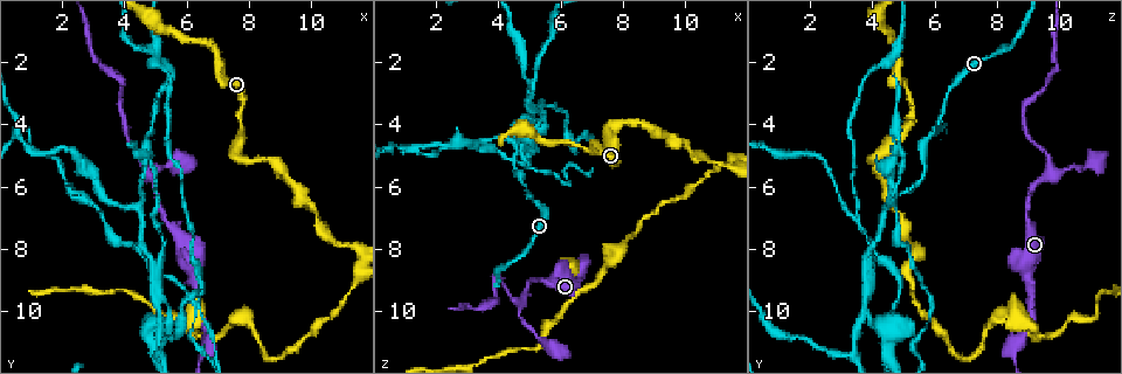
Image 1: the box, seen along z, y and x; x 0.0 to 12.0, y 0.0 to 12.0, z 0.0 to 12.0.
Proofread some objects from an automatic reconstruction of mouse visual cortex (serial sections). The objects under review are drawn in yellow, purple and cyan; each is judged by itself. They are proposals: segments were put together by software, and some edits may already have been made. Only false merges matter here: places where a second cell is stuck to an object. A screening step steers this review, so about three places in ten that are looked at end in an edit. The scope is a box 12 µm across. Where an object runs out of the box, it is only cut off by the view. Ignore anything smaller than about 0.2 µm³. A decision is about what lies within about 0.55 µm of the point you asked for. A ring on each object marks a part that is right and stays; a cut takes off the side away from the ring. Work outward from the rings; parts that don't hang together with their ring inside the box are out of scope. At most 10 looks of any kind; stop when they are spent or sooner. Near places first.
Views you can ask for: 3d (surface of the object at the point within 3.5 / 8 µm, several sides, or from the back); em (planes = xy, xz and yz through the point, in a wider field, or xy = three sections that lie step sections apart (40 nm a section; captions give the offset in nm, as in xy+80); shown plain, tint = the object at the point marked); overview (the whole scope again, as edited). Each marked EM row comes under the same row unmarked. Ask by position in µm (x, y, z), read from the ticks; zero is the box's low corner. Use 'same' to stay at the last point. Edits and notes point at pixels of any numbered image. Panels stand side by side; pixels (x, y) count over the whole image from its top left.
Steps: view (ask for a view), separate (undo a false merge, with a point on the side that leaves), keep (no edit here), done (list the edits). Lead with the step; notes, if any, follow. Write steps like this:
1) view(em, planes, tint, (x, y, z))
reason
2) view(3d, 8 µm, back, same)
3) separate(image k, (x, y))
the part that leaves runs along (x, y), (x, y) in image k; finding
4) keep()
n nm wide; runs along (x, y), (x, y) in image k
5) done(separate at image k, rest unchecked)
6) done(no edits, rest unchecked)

view(3d, 3.5 µm, back, (4.4, 4.8, 9.5))
thick turns thin

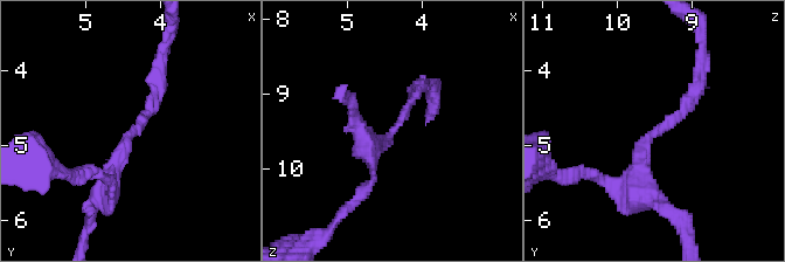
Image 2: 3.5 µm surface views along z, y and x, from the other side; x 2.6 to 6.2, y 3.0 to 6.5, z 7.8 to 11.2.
view(em, xy, step 3, tint, (4.35, 4.80, 9.45))
arms of 150, 300 nm

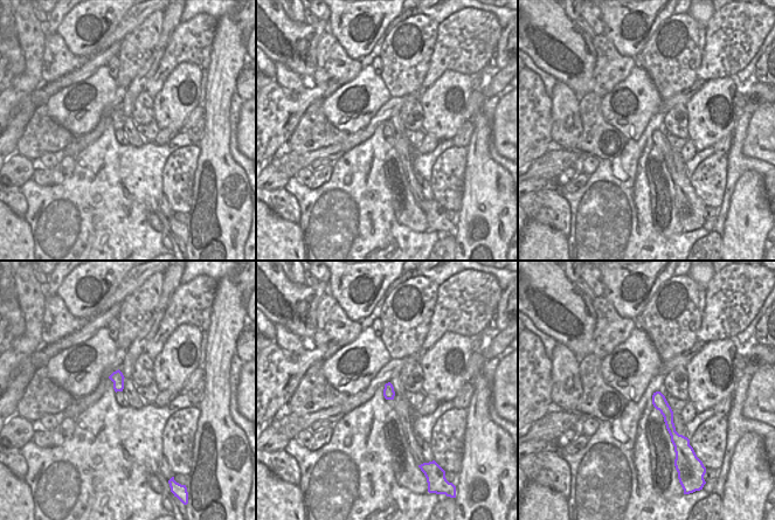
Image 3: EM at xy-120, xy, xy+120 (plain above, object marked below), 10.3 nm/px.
view(em, planes, tint, same)
another direction

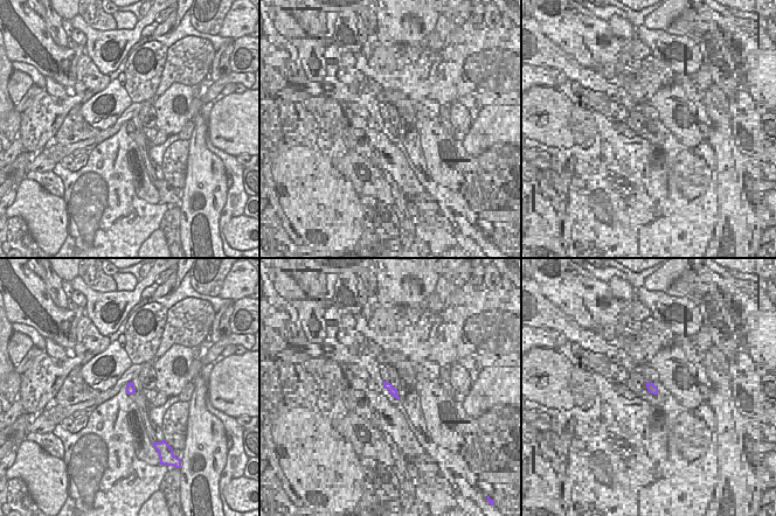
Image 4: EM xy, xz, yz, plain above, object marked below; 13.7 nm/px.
keep()
runs along (102, 193), (160, 75) in image 2; all the same cell

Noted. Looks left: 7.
view(3d, 3.5 µm, back, (4.8, 4.4, 5.7))
sudden change in width

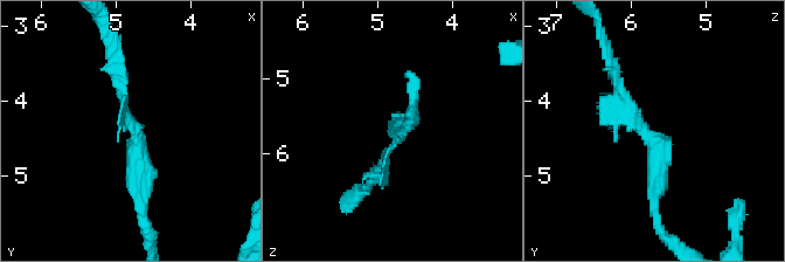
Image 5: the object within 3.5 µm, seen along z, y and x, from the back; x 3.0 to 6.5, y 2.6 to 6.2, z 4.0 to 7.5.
view(em, xy, step 2, tint, (4.75, 4.45, 5.75))
need the tissue

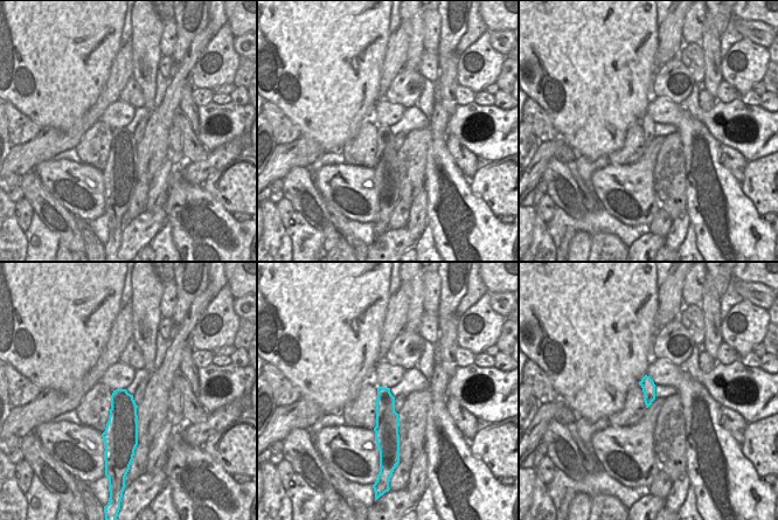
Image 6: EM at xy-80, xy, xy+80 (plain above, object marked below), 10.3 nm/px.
view(em, xy, step 3, tint, same)
another direction

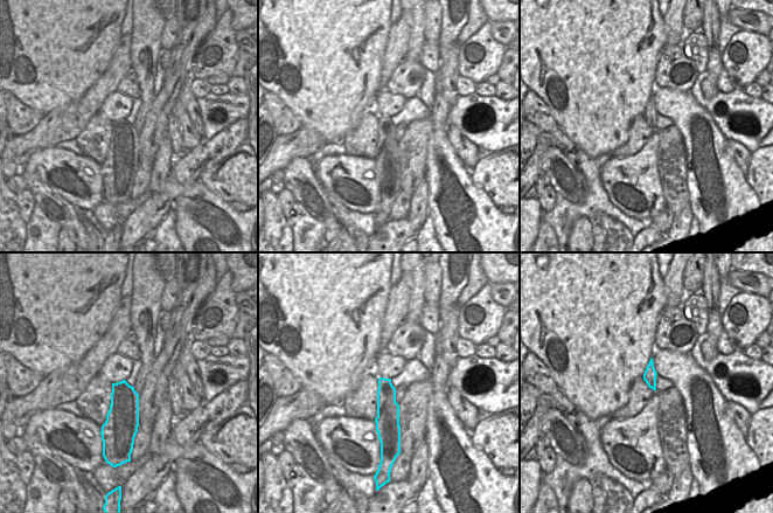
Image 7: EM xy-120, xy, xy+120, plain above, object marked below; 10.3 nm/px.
keep()
runs along (615, 73), (657, 144), (654, 216) in image 5; continuous, no second cell

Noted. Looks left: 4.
view(3d, 3.5 µm, (4.5, 6.6, 4.6))
abrupt turn

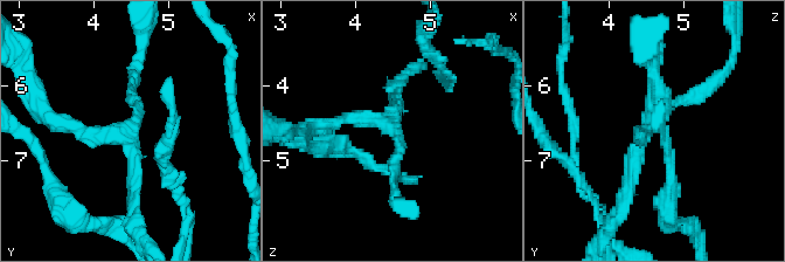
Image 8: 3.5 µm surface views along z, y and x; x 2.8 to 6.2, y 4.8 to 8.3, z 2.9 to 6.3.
view(em, xy, step 5, tint, (4.50, 6.60, 4.55))
3 arms; arms of 150, 150, 200 nm; need the tissue

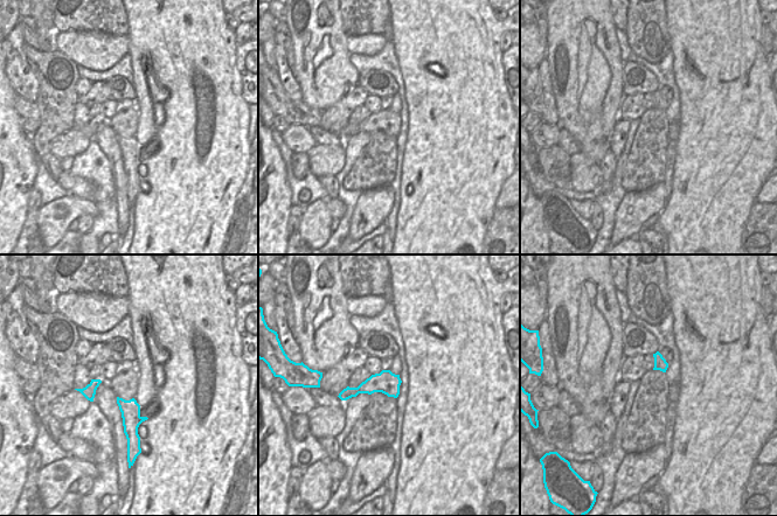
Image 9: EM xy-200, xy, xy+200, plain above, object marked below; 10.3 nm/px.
keep()
runs along (133, 84), (133, 199) in image 8; continuous, no second cell

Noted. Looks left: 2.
view(3d, 3.5 µm, (1.5, 4.9, 4.8))
branch point

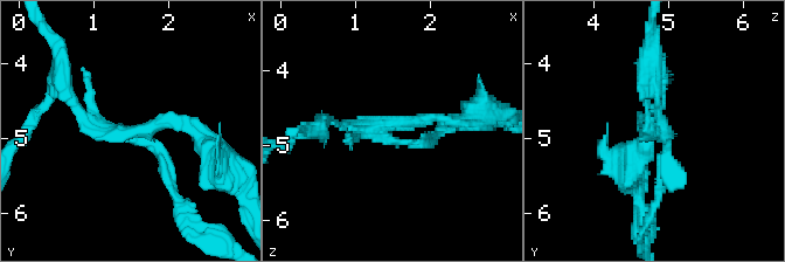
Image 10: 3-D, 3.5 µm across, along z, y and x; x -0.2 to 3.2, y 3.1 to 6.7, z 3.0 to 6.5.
view(em, planes, tint, (1.45, 4.95, 4.75))
now the EM

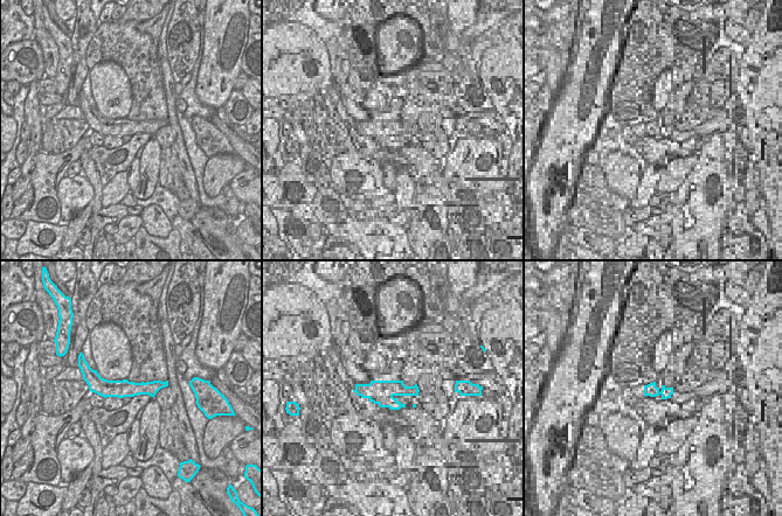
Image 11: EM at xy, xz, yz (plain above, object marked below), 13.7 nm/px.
separate(image 10, (159, 152))
the part that leaves runs along (131, 139), (164, 157), (181, 219) in image 10; two cells meet here

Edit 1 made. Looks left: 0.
done(separate at image 10, rest unchecked)

